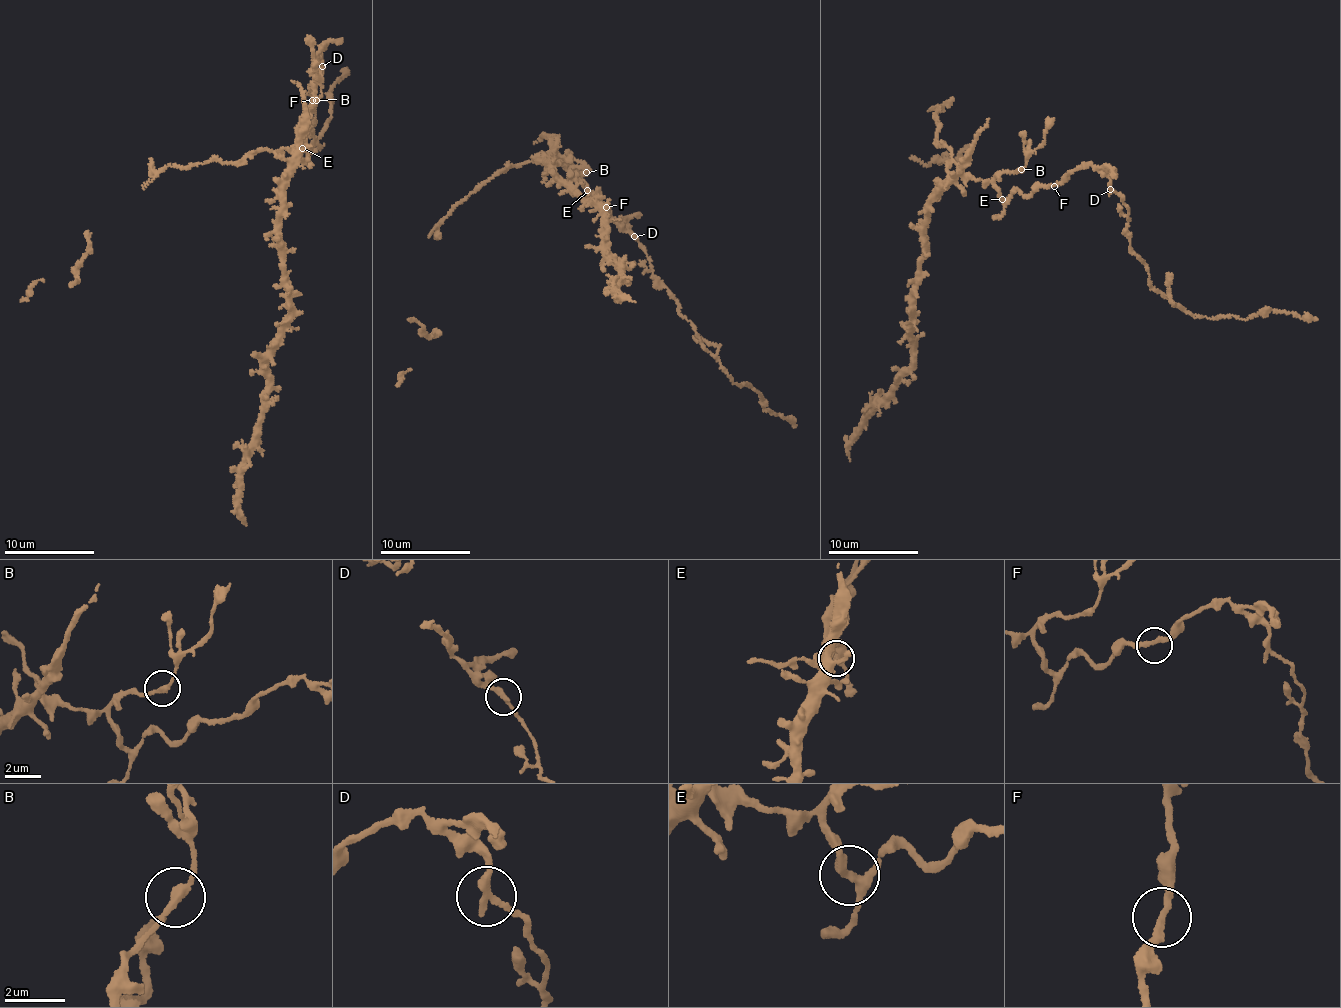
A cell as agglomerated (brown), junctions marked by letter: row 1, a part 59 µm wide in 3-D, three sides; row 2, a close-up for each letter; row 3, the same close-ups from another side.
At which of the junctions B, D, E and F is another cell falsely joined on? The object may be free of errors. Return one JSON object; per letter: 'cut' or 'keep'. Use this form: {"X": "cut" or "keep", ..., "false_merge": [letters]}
{"B": "keep", "D": "cut", "E": "keep", "F": "keep", "false_merge": ["D"]}

